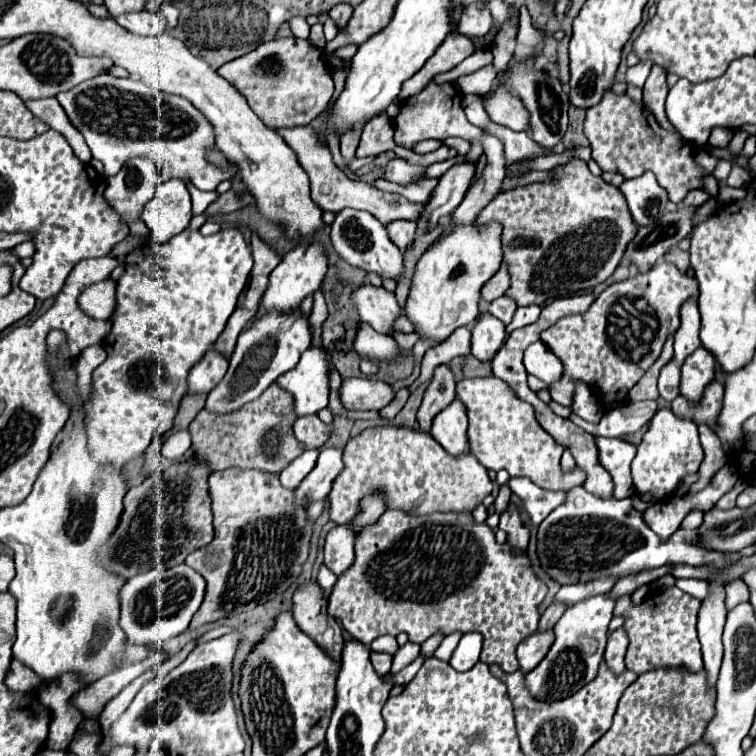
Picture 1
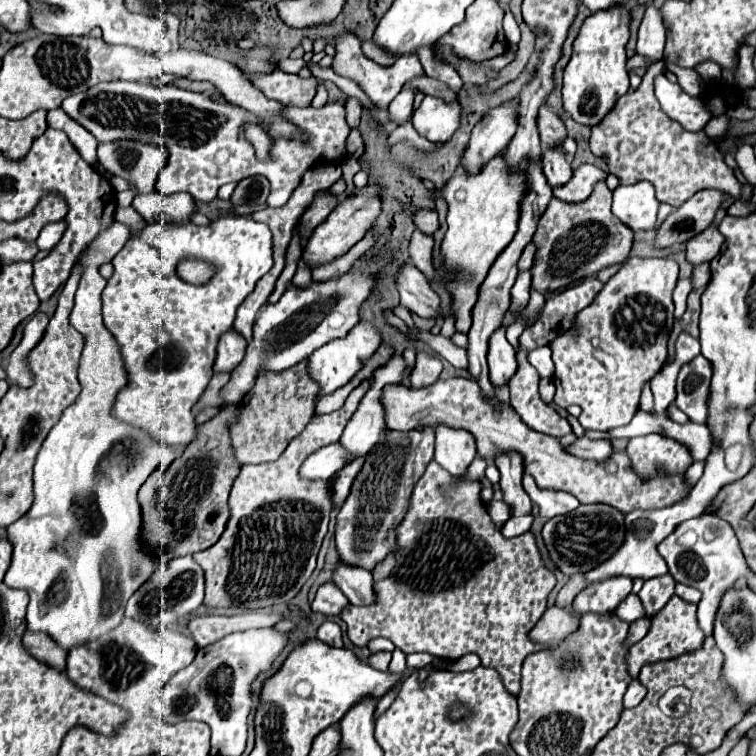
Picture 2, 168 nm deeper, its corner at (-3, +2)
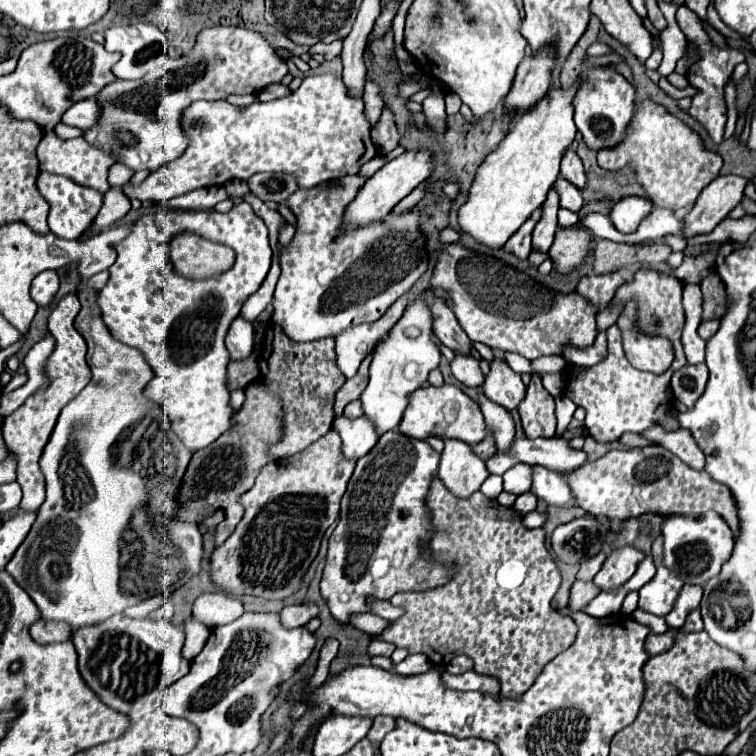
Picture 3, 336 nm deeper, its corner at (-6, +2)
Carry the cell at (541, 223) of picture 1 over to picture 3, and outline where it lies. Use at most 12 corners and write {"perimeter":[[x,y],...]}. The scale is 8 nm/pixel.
{"perimeter":[[558,227],[548,257],[568,275],[594,251],[592,231]]}

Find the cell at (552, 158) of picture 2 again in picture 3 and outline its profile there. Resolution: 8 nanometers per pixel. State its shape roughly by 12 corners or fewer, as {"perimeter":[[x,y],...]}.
{"perimeter":[[556,179],[554,189],[560,205],[570,211],[580,211],[582,195],[570,181]]}

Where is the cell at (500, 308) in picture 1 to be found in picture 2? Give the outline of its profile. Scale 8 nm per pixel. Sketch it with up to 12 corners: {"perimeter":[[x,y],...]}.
{"perimeter":[[521,271],[511,289],[515,305],[529,303],[531,271]]}

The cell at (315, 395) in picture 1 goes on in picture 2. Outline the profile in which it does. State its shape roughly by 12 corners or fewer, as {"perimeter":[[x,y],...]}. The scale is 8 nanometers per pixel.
{"perimeter":[[357,323],[309,357],[319,395],[343,387],[381,345],[373,323]]}

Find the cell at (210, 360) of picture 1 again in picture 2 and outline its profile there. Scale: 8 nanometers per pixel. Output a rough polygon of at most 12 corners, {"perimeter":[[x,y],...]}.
{"perimeter":[[235,329],[217,345],[215,373],[233,371],[243,361],[247,341]]}

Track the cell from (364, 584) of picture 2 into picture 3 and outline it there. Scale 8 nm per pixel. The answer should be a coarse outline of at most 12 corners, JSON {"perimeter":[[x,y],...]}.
{"perimeter":[[368,599],[374,615],[394,621],[404,611],[386,599]]}

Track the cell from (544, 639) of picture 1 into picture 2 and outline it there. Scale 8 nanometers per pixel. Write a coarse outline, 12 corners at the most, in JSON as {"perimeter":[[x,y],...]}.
{"perimeter":[[553,605],[531,631],[551,649],[579,627],[573,609]]}

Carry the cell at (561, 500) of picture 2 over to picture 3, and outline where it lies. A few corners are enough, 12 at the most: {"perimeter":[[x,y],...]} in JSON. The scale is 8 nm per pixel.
{"perimeter":[[532,467],[530,491],[548,505],[572,507],[558,471]]}

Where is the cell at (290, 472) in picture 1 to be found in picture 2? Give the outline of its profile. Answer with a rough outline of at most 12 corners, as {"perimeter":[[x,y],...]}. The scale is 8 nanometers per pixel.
{"perimeter":[[341,443],[309,455],[305,479],[331,479],[355,459]]}

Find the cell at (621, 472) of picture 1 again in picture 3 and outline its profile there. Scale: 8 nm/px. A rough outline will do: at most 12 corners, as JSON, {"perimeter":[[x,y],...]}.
{"perimeter":[[564,437],[516,439],[486,461],[492,475],[516,463],[572,471],[586,463],[584,449]]}

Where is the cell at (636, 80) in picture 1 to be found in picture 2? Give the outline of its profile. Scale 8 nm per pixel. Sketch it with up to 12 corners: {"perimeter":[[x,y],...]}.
{"perimeter":[[649,3],[639,27],[637,53],[661,59],[665,25]]}

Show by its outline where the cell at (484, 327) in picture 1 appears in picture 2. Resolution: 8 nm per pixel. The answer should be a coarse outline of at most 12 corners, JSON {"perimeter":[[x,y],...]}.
{"perimeter":[[503,327],[489,339],[489,379],[507,385],[517,371]]}

